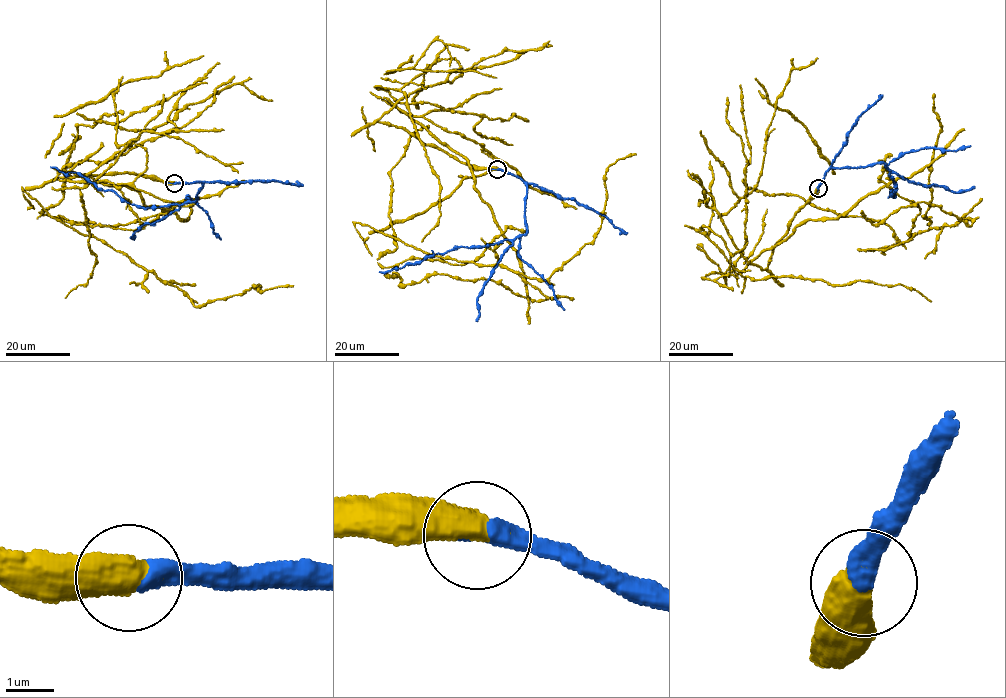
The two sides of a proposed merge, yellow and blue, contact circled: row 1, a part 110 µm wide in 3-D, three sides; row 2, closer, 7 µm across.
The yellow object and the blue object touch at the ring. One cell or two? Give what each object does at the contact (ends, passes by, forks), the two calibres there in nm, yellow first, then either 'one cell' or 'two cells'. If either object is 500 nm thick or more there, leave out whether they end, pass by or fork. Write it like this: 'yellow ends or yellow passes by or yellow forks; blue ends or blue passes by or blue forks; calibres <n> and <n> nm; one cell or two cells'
calibres 650 and 280 nm; one cell

